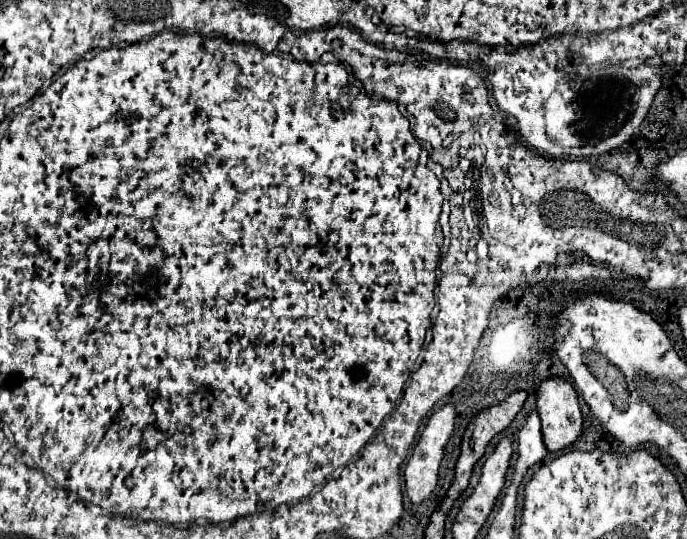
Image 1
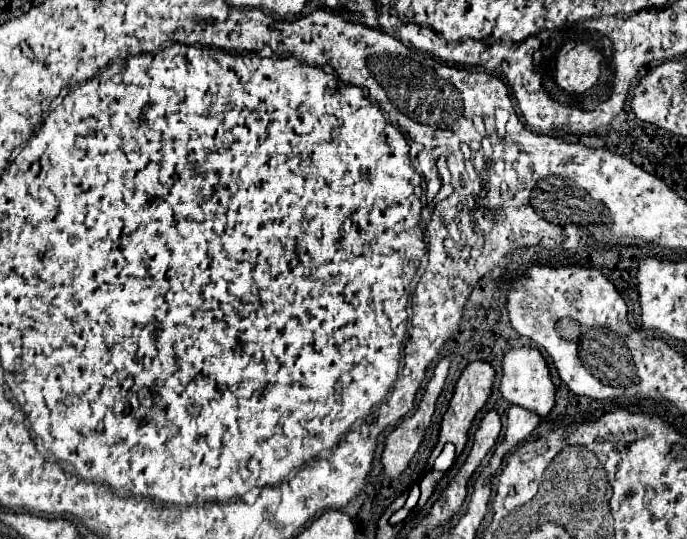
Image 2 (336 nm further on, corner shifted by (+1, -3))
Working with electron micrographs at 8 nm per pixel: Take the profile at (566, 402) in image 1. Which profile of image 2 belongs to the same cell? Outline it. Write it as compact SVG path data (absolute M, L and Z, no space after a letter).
M532 347L512 349L510 353L506 353L502 369L504 369L504 373L502 373L502 381L500 381L500 393L504 395L504 399L510 401L512 405L520 405L520 407L540 415L542 419L548 417L548 413L554 409L556 389L554 389L554 383L550 377L548 363L542 357L542 353Z

